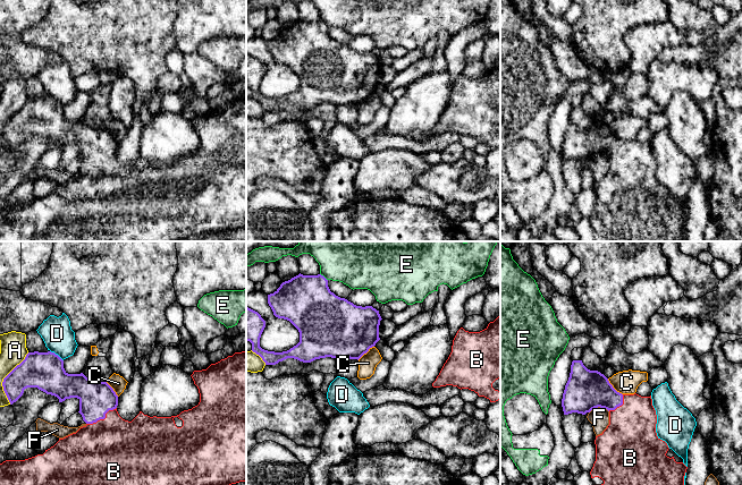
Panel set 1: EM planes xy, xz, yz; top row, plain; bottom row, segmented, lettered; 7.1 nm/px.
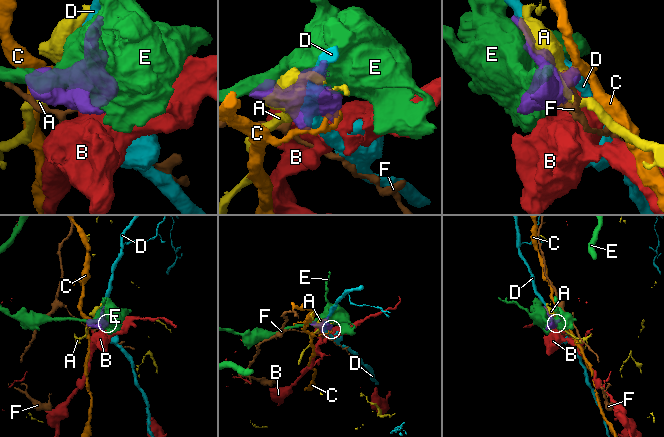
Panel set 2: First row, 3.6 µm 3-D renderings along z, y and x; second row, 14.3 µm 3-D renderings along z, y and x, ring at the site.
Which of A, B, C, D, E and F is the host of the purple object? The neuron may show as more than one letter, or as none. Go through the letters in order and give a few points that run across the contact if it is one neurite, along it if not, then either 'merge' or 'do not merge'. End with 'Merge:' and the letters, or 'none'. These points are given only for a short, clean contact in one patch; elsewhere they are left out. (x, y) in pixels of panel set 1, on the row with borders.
A: line xy (28, 352), (3, 379), (2, 390), (9, 403); do not merge
B: line xy (95, 398), (102, 418), (112, 451); merge
C: do not merge
D: do not merge
E: do not merge
F: line yz (608, 410), (595, 407), (589, 413); do not merge
Merge: B

